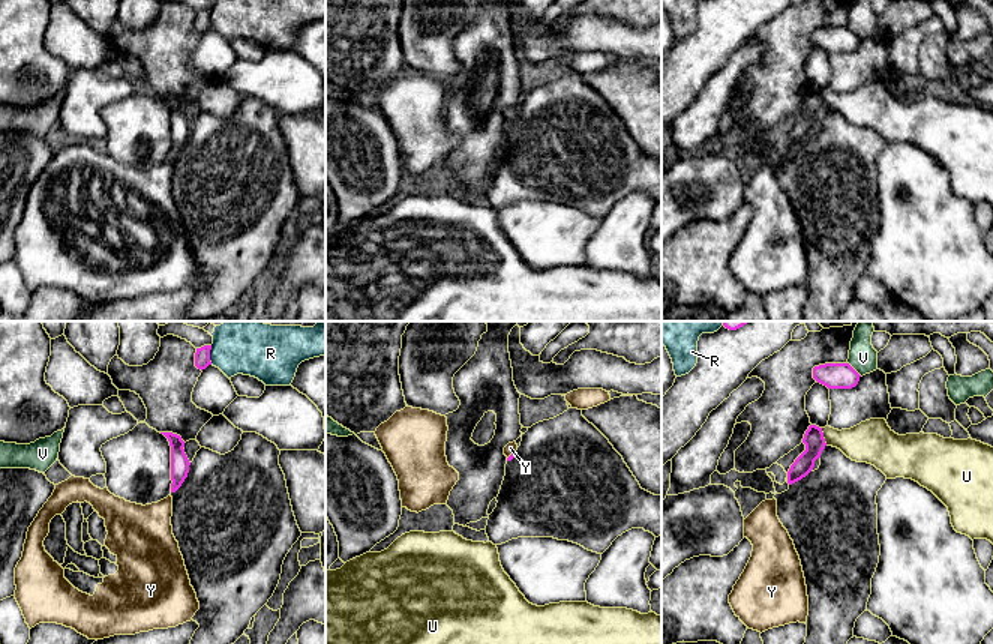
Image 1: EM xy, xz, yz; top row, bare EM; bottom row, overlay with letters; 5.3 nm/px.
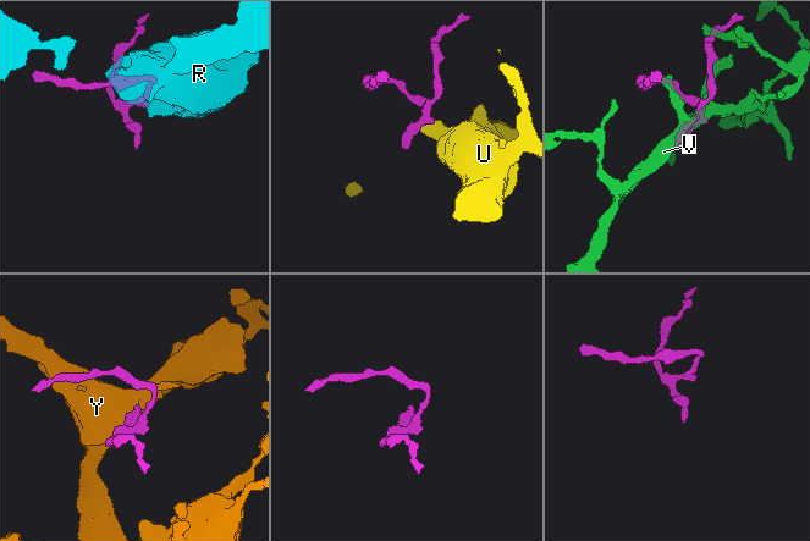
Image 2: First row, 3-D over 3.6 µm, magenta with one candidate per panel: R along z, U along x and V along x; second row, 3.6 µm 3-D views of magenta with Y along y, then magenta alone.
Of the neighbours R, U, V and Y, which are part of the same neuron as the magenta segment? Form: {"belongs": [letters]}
{"belongs": ["Y"]}

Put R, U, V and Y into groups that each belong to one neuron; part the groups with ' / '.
R / U / V / Y

